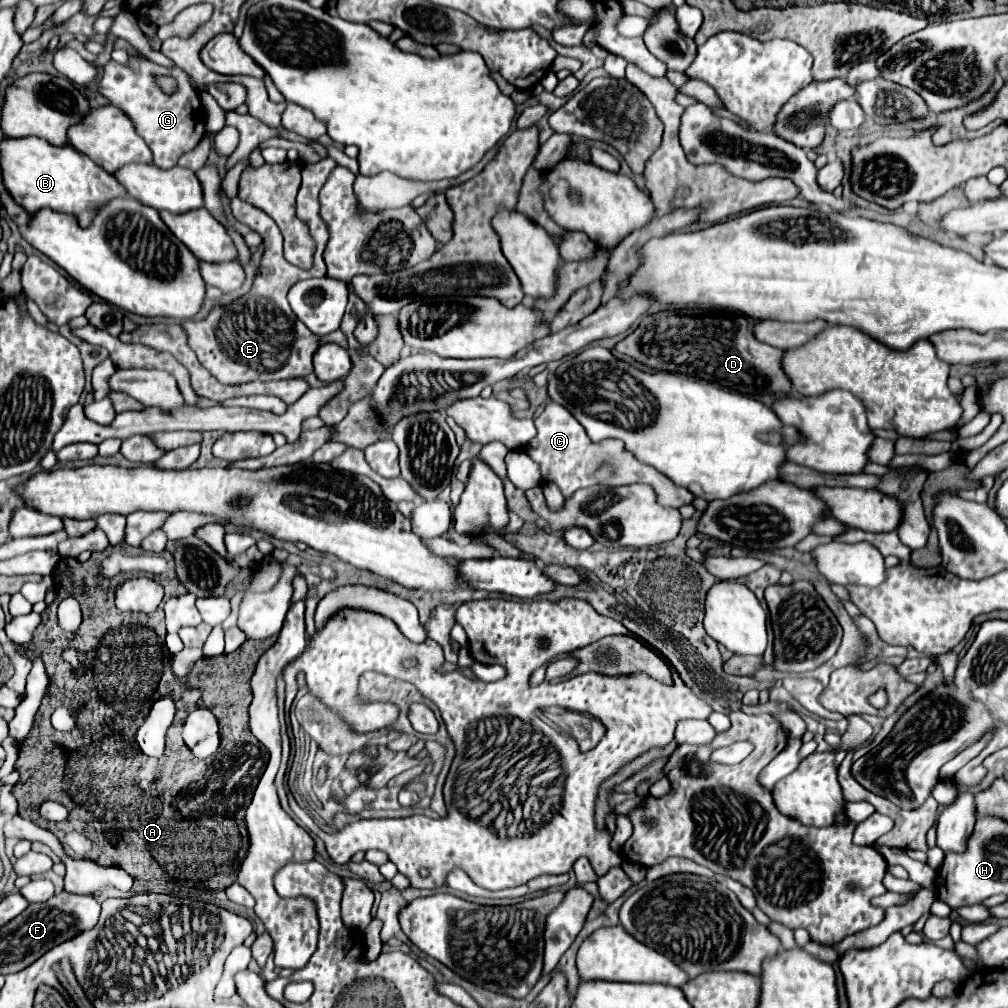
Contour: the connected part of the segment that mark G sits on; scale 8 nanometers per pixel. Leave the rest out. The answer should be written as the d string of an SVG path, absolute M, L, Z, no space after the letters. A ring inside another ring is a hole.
M130 58L130 66L120 66L118 62L108 62L104 66L104 76L98 82L98 90L114 106L124 110L136 126L136 132L146 140L154 154L154 164L158 168L176 166L178 158L190 152L206 132L206 120L202 112L200 94L190 86L188 74L180 68L164 68L144 58ZM170 76L176 80L178 88L172 94L160 90L156 78Z

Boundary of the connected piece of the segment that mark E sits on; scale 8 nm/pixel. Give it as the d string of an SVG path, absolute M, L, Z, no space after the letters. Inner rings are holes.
M238 196L232 200L232 214L238 222L250 226L254 232L264 236L264 258L260 266L260 274L254 280L252 290L228 304L214 308L204 320L186 320L182 328L188 334L188 344L196 352L198 360L212 376L216 376L222 384L242 384L250 380L284 380L284 378L302 378L312 372L312 356L318 348L318 336L308 332L308 328L294 316L286 294L288 290L306 278L326 276L326 264L322 260L322 252L328 240L326 226L320 220L320 232L314 230L312 236L316 240L314 264L310 270L294 268L288 260L284 260L282 252L282 234L276 230L274 220L266 216L262 210L246 204Z

